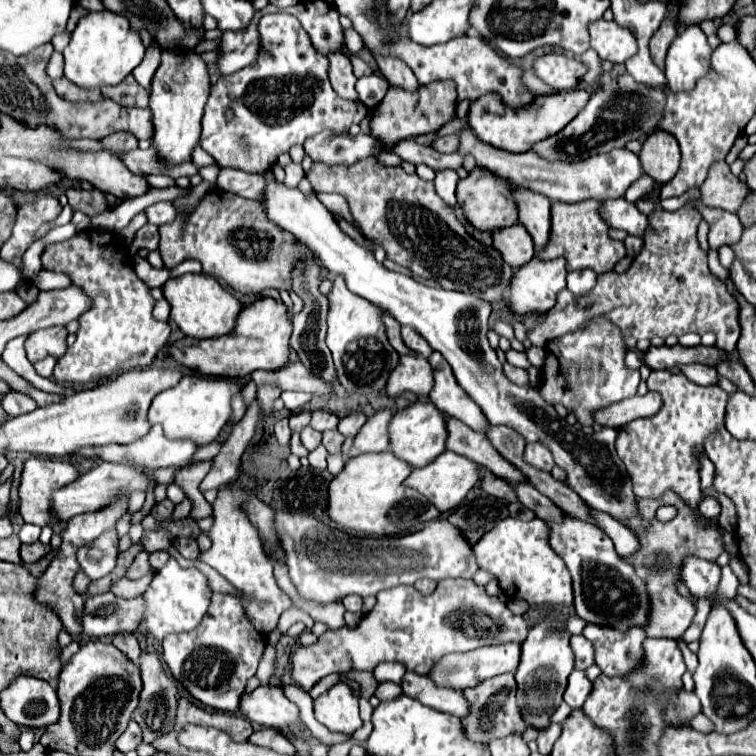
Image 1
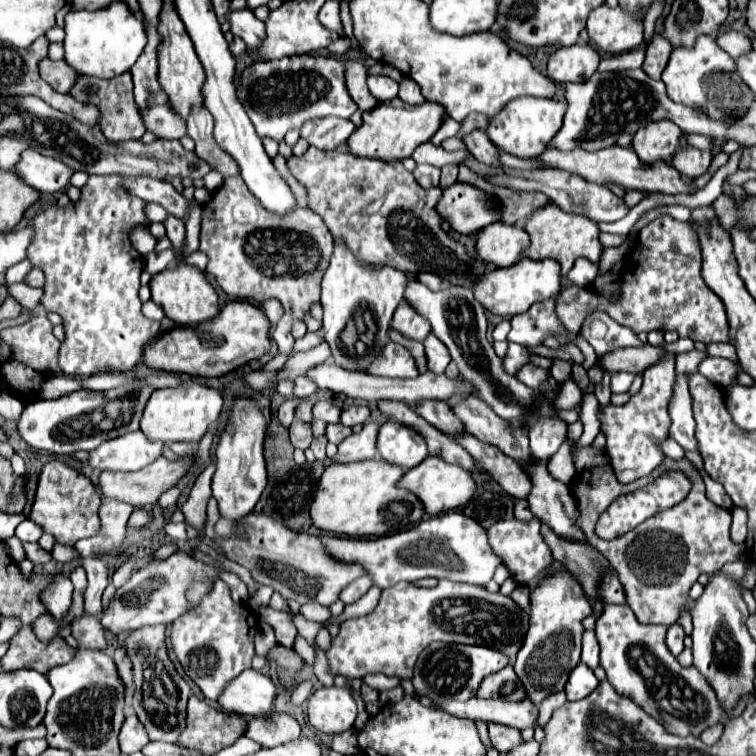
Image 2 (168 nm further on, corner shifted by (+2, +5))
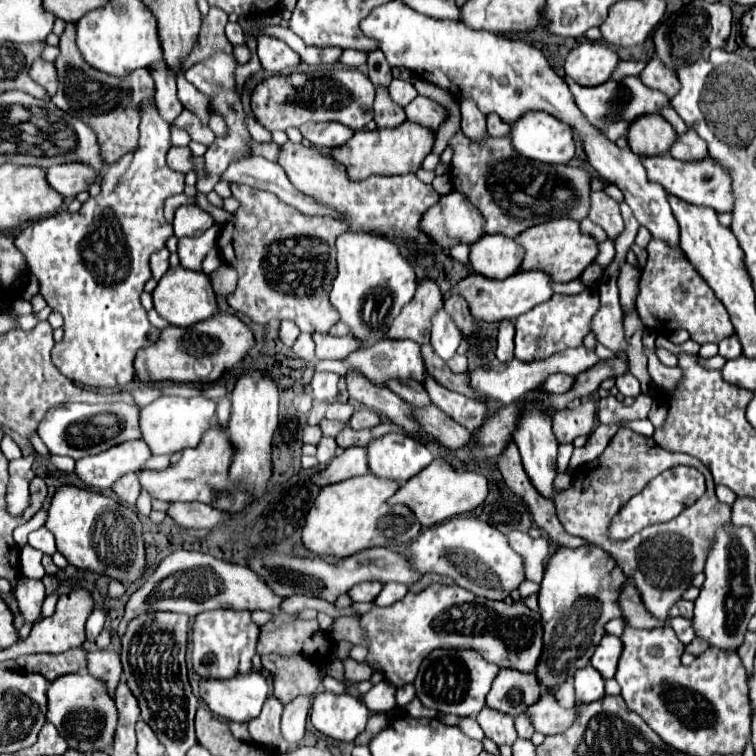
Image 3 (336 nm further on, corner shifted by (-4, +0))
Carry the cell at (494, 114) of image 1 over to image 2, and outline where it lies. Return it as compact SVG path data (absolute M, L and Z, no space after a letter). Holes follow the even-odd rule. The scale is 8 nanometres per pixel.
M515 98L497 116L491 118L487 136L499 150L505 150L517 158L533 158L545 152L549 140L561 130L565 110L567 104L553 98Z

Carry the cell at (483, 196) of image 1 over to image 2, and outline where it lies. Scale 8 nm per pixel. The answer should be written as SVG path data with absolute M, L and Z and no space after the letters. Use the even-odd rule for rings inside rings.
M455 182L453 186L449 186L449 188L443 190L443 196L441 196L439 204L437 204L437 212L459 234L475 234L481 228L497 222L499 216L501 216L497 204L491 202L489 198L483 198L483 192L479 188L475 188L471 184L461 184L461 182Z

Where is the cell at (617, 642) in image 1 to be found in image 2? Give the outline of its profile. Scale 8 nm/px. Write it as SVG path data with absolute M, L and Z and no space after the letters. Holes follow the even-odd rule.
M607 604L595 632L601 644L601 666L607 672L607 680L621 696L629 696L649 716L661 720L667 732L675 736L699 736L709 726L721 722L725 712L721 712L717 694L697 668L683 668L669 648L665 648L667 628L663 624L641 624L627 604Z

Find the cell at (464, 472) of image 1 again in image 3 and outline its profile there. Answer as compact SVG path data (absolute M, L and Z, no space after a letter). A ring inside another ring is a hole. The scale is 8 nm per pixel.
M435 457L431 465L427 465L421 473L411 477L405 485L399 487L399 491L391 497L391 503L407 503L407 507L417 515L423 527L437 525L441 521L447 521L455 515L469 513L475 507L479 507L487 497L487 479L481 473L475 471L463 471L455 469L447 459Z

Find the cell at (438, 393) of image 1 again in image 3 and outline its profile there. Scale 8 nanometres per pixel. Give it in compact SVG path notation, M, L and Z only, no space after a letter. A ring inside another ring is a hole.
M439 309L439 313L433 317L433 329L431 329L433 351L447 363L455 355L459 341L461 341L459 329L455 329L455 325L451 325L451 317L447 317L447 313Z

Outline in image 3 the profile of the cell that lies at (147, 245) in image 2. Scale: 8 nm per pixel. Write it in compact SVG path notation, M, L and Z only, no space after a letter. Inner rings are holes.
M163 247L163 249L159 249L151 255L151 271L153 271L155 281L159 281L169 271L169 251L167 251L167 247Z

